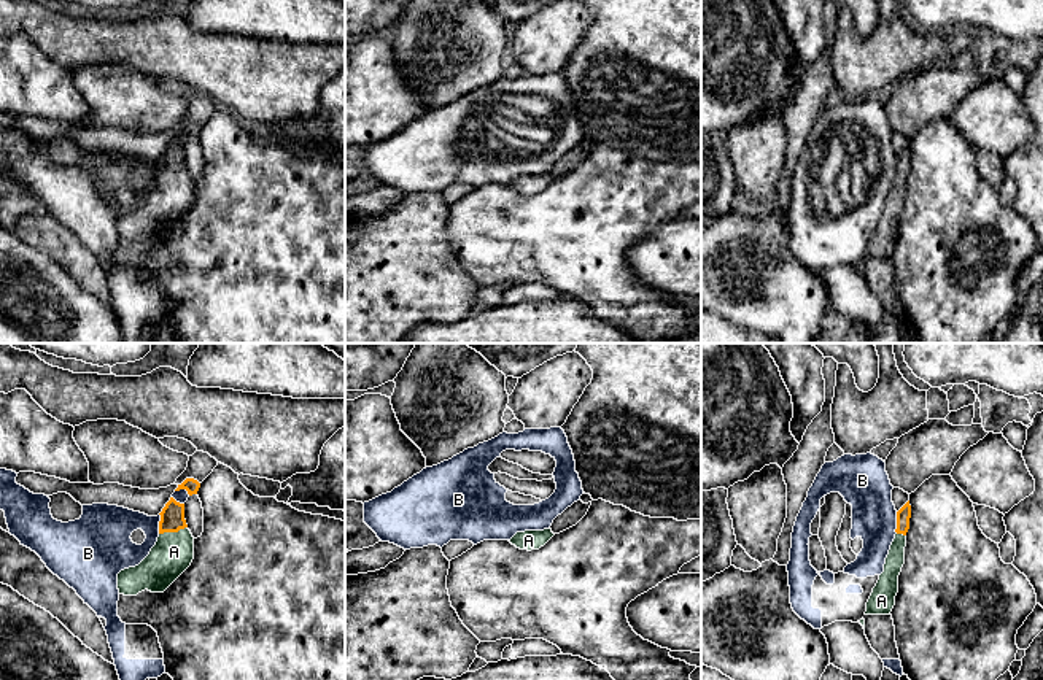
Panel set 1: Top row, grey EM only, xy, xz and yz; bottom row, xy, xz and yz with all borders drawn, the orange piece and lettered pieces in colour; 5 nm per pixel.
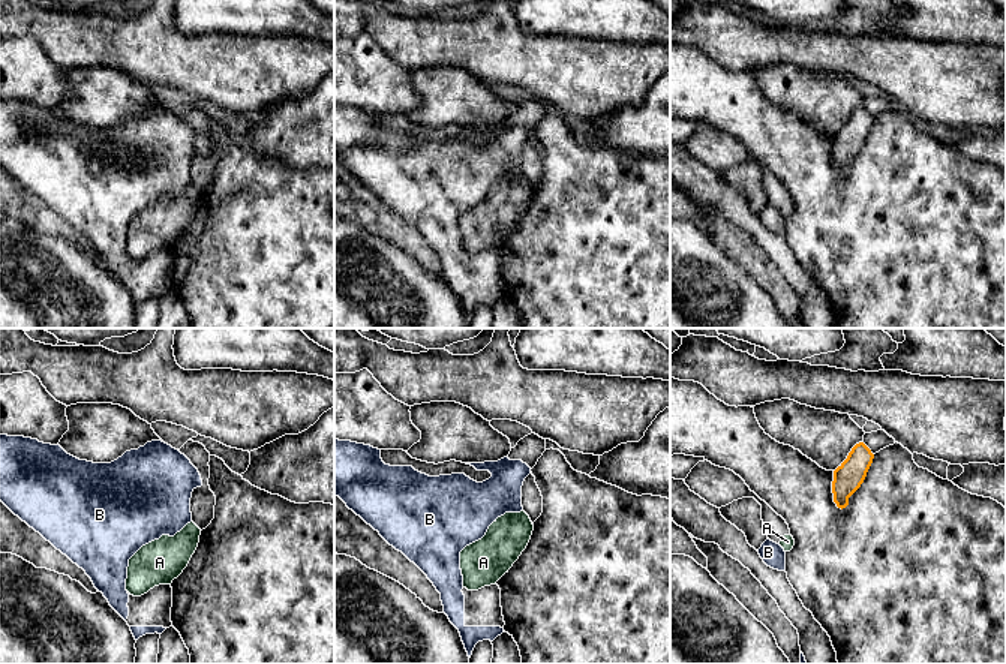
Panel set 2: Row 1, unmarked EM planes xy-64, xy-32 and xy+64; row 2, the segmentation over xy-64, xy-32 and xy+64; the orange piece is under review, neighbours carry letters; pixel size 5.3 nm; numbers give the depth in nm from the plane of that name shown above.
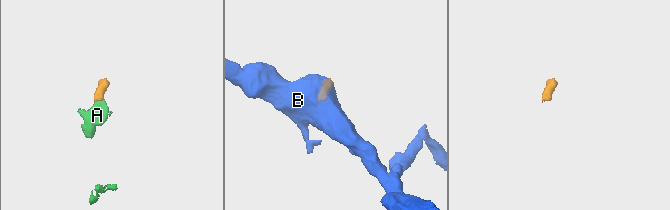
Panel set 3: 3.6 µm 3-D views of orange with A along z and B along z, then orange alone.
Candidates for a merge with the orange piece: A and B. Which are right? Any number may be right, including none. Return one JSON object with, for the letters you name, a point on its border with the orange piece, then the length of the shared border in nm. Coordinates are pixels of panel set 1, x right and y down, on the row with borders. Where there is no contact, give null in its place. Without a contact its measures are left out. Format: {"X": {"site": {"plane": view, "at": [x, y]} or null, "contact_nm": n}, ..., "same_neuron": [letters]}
{"A": {"site": {"plane": "xy", "at": [172, 531]}, "contact_nm": 150}, "same_neuron": ["A"]}

